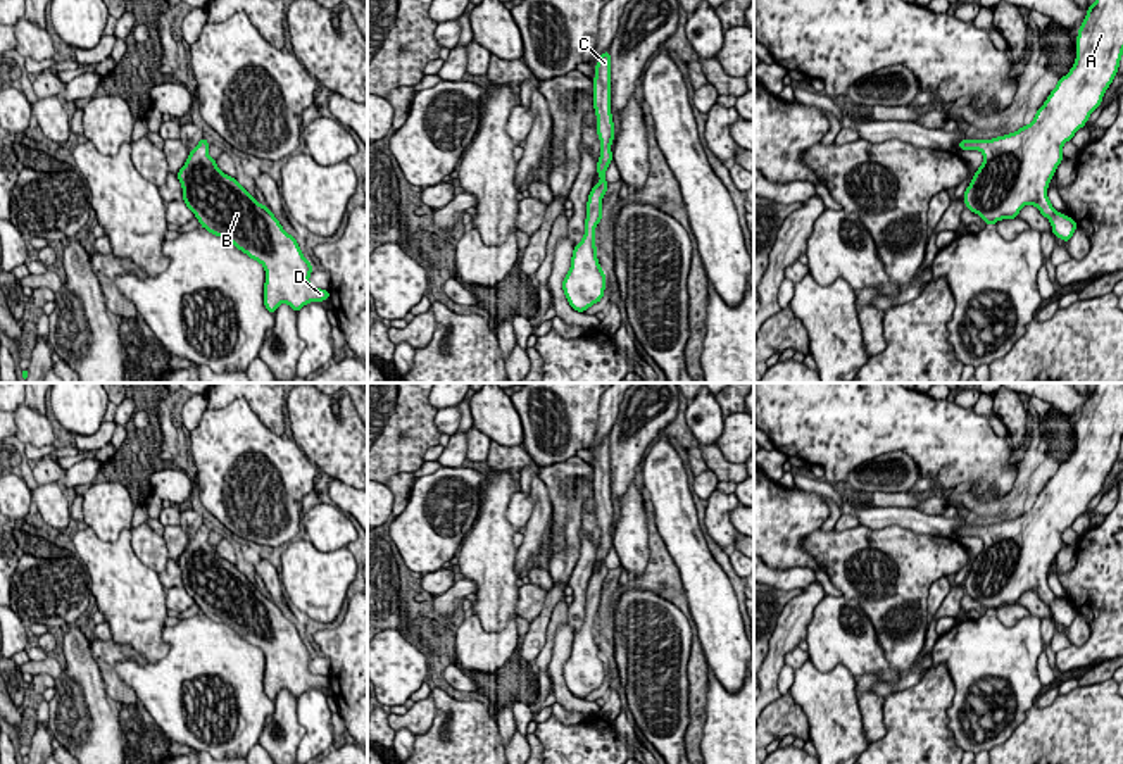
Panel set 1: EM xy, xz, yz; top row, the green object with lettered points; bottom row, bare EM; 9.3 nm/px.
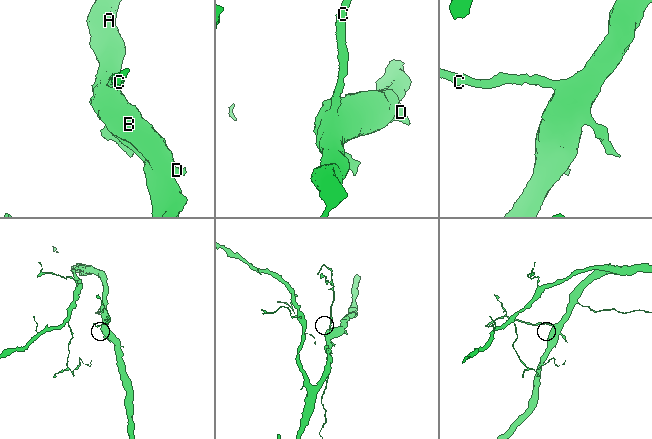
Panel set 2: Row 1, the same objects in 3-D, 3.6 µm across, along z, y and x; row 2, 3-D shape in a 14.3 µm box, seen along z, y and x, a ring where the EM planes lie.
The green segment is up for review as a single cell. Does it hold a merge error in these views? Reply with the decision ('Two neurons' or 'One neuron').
One neuron

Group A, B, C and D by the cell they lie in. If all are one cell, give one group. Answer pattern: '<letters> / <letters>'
A B C D

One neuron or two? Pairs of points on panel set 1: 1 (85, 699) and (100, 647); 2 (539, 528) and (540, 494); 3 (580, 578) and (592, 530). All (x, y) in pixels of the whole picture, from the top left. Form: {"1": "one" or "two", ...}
{"1": "two", "2": "one", "3": "two"}

